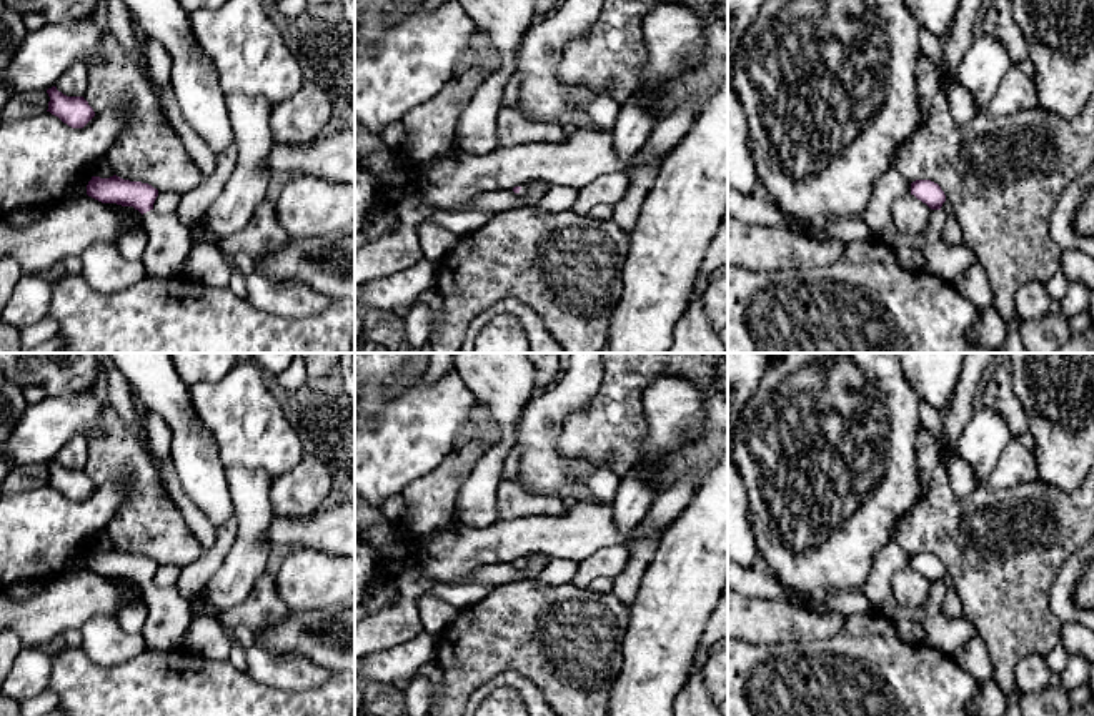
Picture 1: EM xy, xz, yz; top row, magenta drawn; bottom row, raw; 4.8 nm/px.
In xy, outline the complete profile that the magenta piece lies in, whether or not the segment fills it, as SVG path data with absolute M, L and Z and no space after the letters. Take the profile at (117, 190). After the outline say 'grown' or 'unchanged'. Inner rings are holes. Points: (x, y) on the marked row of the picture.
M92 177L87 195L102 203L133 206L142 213L148 246L142 256L147 276L170 278L182 275L191 250L191 231L175 213L160 215L153 210L158 190L148 183Z | grown

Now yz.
M916 180L911 183L911 195L932 210L927 228L917 235L904 235L891 226L881 240L893 250L901 246L919 248L926 256L926 270L952 285L957 276L977 261L976 255L966 243L949 245L942 240L946 213L941 206L946 195L937 183Z | grown

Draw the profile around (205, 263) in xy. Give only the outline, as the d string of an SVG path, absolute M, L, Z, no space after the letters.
M191 241L191 250L182 266L182 275L210 288L228 286L233 266L211 243Z

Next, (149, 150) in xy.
M133 20L138 57L132 58L117 38L102 38L102 62L87 68L83 98L95 113L118 102L132 102L135 110L108 152L117 177L148 183L162 191L186 193L203 180L178 133L165 122L162 108L143 75L147 35Z

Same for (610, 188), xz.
M613 172L594 178L591 183L578 190L578 198L571 206L571 211L588 215L596 205L614 206L628 191L628 180L626 172Z

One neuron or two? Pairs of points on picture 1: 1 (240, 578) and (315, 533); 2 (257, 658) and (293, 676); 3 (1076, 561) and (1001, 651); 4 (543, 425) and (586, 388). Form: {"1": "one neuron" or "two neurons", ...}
{"1": "two neurons", "2": "one neuron", "3": "two neurons", "4": "one neuron"}

